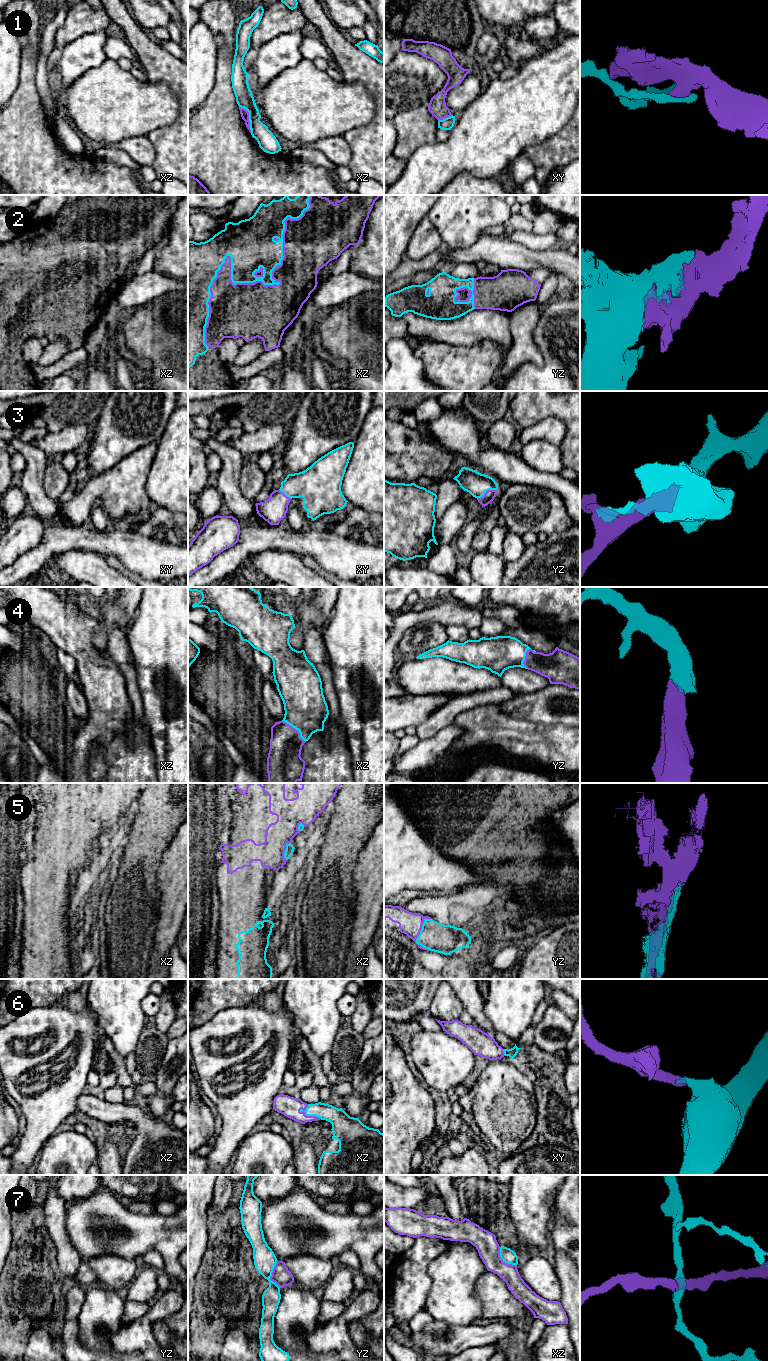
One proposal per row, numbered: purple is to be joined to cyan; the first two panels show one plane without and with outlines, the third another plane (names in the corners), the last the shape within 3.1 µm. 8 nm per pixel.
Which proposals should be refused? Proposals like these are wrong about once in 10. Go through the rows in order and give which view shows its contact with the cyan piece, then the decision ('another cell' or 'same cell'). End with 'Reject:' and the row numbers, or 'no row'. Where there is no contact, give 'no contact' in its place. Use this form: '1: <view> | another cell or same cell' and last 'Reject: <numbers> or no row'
1: xz | another cell
2: xz | same cell
3: yz | same cell
4: xz | same cell
5: yz | same cell
6: xz | same cell
7: yz | another cell
Reject: 1, 7

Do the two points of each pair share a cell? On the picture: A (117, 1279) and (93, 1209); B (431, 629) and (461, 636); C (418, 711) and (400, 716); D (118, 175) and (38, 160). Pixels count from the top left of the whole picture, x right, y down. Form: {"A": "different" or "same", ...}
{"A": "different", "B": "different", "C": "same", "D": "same"}

